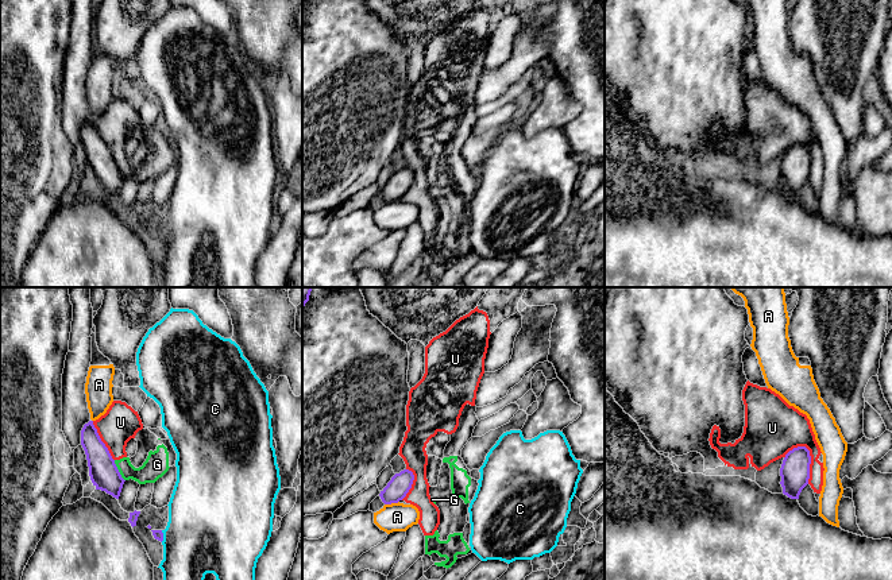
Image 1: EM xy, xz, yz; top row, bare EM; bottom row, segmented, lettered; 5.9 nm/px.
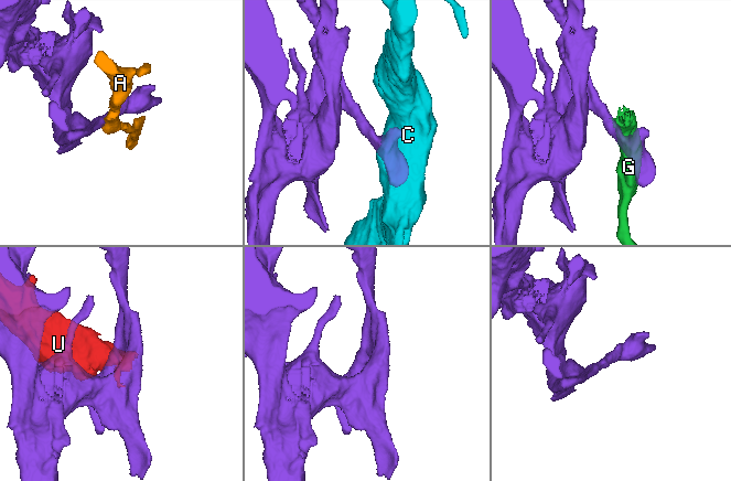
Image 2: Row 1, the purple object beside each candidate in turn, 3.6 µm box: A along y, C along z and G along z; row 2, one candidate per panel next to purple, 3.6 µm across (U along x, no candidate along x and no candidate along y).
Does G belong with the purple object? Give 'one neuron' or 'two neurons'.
two neurons

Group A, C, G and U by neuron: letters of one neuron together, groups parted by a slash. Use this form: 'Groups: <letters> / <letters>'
Groups: A / C / G U

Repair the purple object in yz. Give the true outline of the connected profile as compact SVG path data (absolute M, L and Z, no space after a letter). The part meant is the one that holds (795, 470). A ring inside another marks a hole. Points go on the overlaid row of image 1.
M806 446L789 451L781 464L780 476L783 494L799 499L802 490L808 484L811 456Z

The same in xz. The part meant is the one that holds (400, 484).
M409 469L395 473L387 486L381 491L379 496L385 504L398 503L412 488L414 475Z

